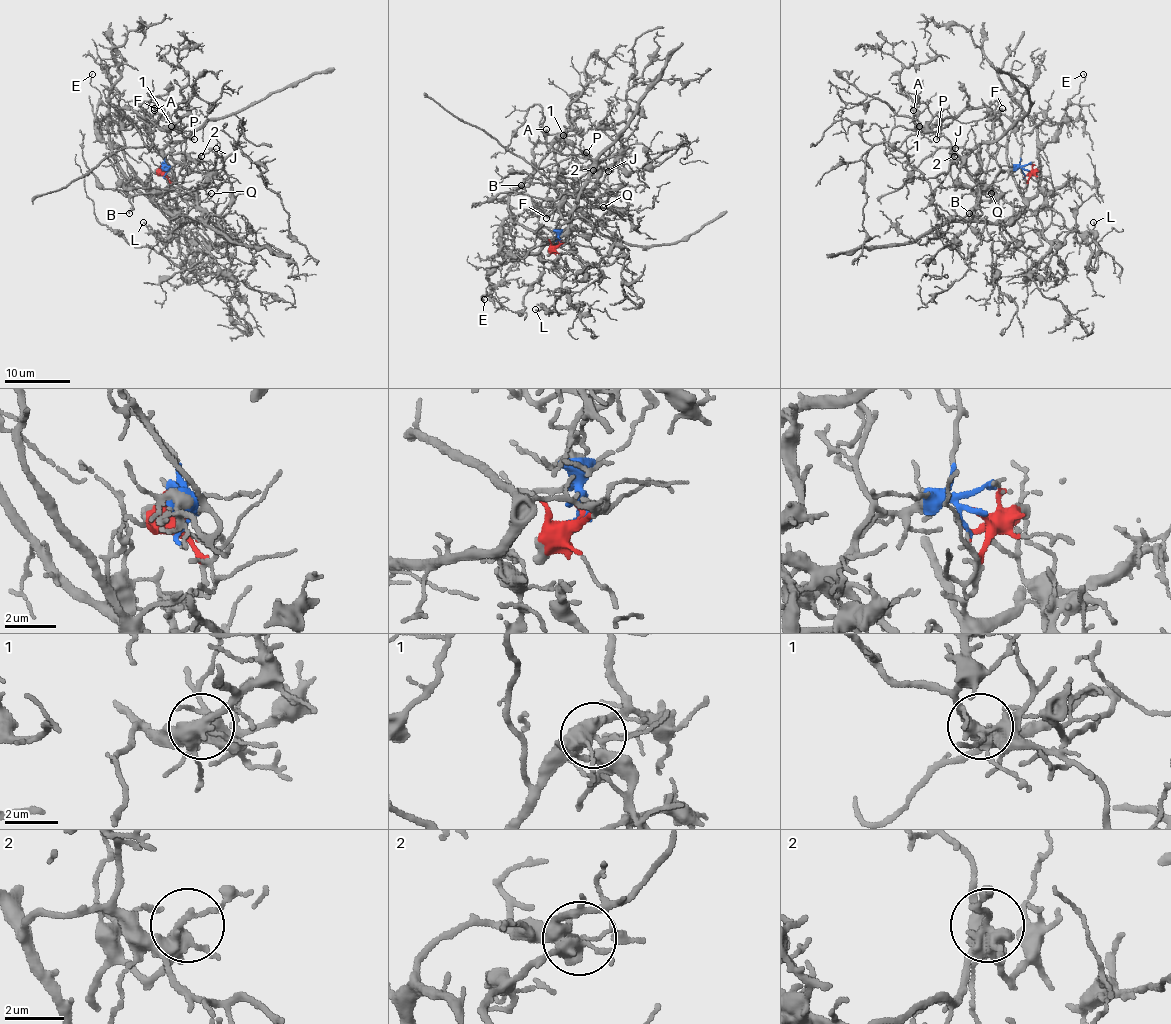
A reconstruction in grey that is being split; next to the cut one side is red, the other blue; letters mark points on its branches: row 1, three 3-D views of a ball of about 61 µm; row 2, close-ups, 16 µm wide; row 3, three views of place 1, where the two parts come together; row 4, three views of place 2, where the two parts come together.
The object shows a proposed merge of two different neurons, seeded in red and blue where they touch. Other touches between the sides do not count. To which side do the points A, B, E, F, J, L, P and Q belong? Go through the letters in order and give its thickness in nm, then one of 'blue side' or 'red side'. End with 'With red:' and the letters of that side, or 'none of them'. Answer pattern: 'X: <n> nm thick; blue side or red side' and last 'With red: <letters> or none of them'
A: 140 nm thick; red side
B: 150 nm thick; red side
E: 110 nm thick; red side
F: 150 nm thick; blue side
J: 260 nm thick; blue side
L: 120 nm thick; blue side
P: 110 nm thick; blue side
Q: 110 nm thick; red side
With red: A, B, E, Q

